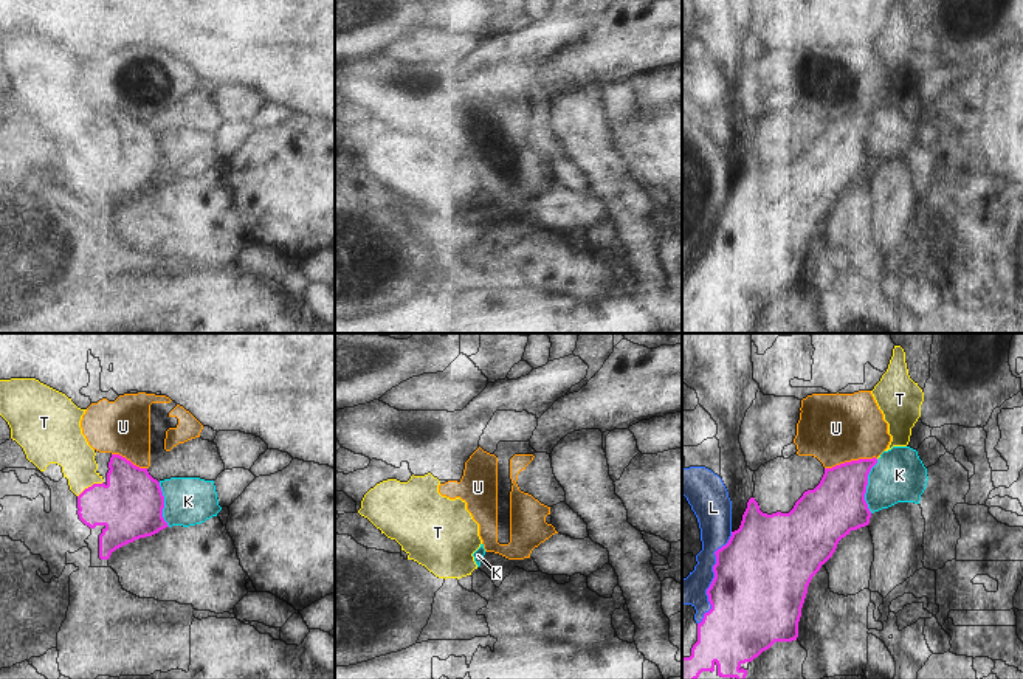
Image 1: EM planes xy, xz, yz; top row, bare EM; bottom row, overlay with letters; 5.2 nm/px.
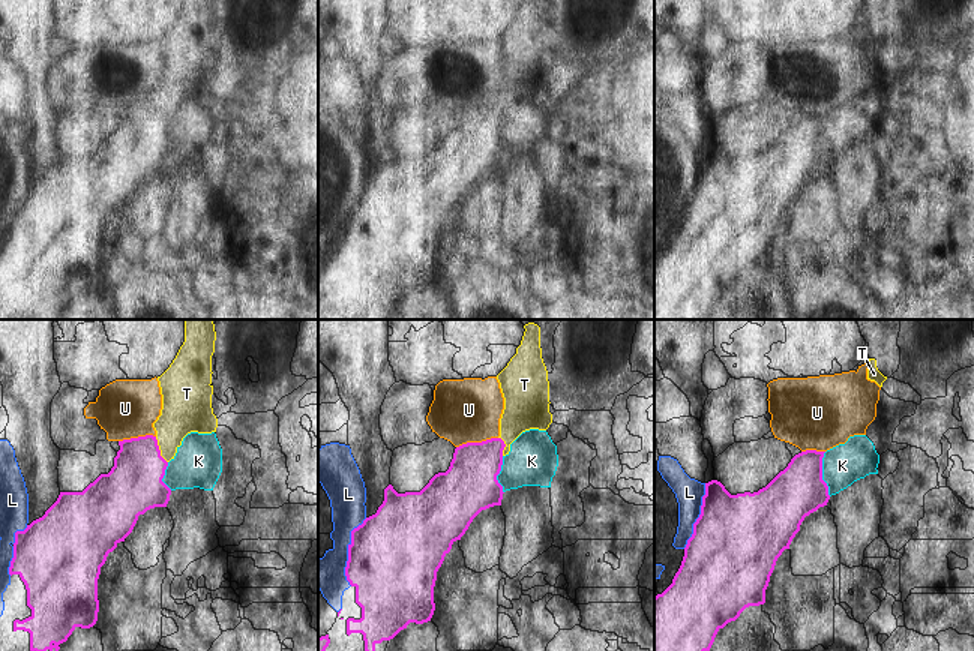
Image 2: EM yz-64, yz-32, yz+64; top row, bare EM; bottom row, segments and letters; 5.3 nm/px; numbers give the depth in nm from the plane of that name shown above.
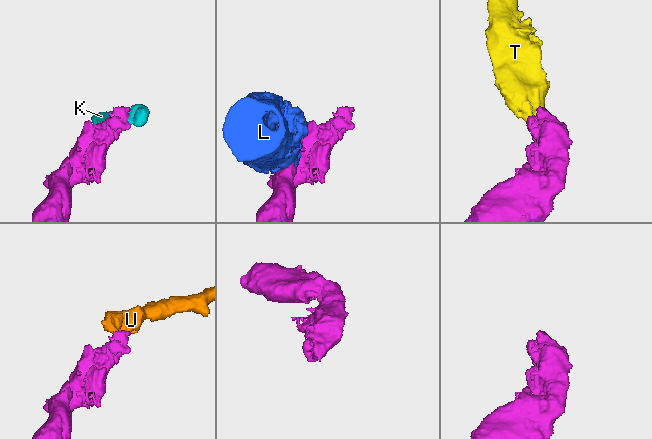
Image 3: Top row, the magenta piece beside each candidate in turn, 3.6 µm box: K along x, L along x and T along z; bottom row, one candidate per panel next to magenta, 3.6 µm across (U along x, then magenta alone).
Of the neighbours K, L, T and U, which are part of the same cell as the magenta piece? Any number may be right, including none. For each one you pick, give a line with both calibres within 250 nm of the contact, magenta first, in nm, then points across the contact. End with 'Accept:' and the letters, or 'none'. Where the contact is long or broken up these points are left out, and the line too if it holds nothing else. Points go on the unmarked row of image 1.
T: calibres 340 and 220 nm; way xy (130, 158), (112, 158), (92, 138), (65, 98)
Accept: T

